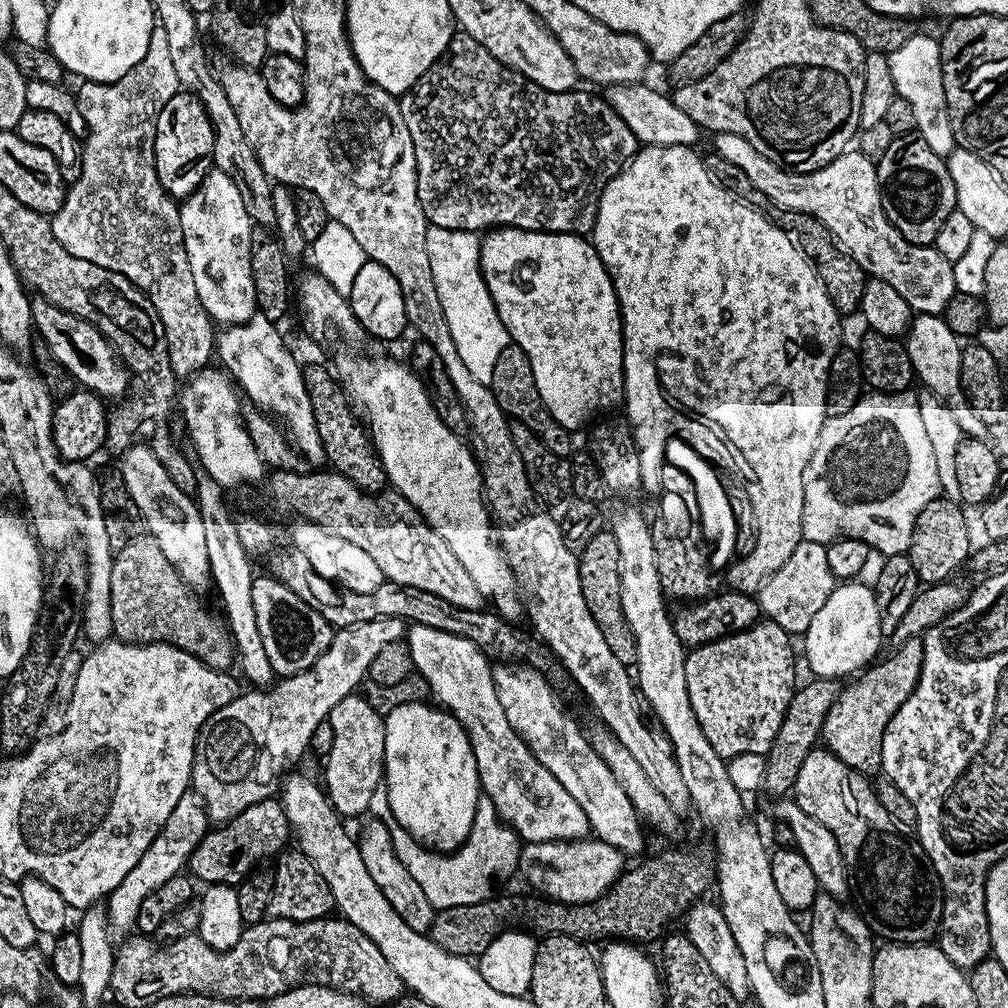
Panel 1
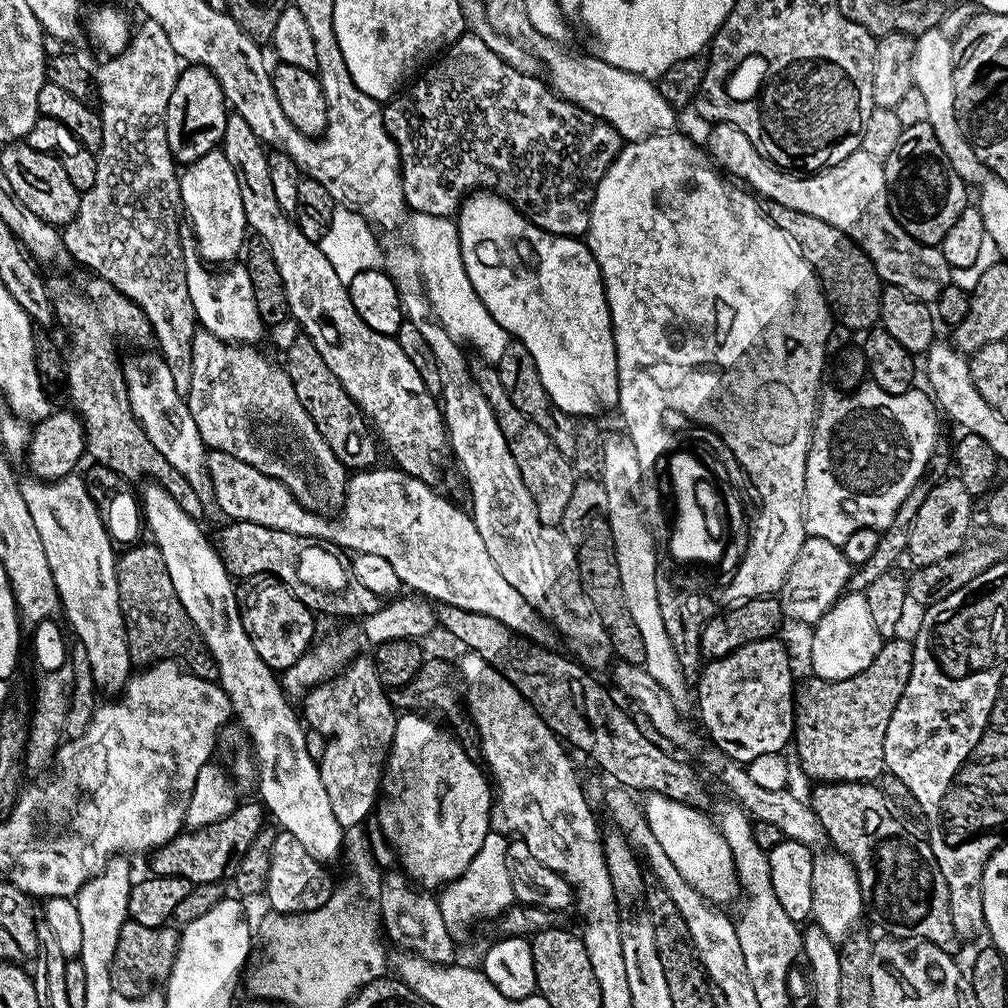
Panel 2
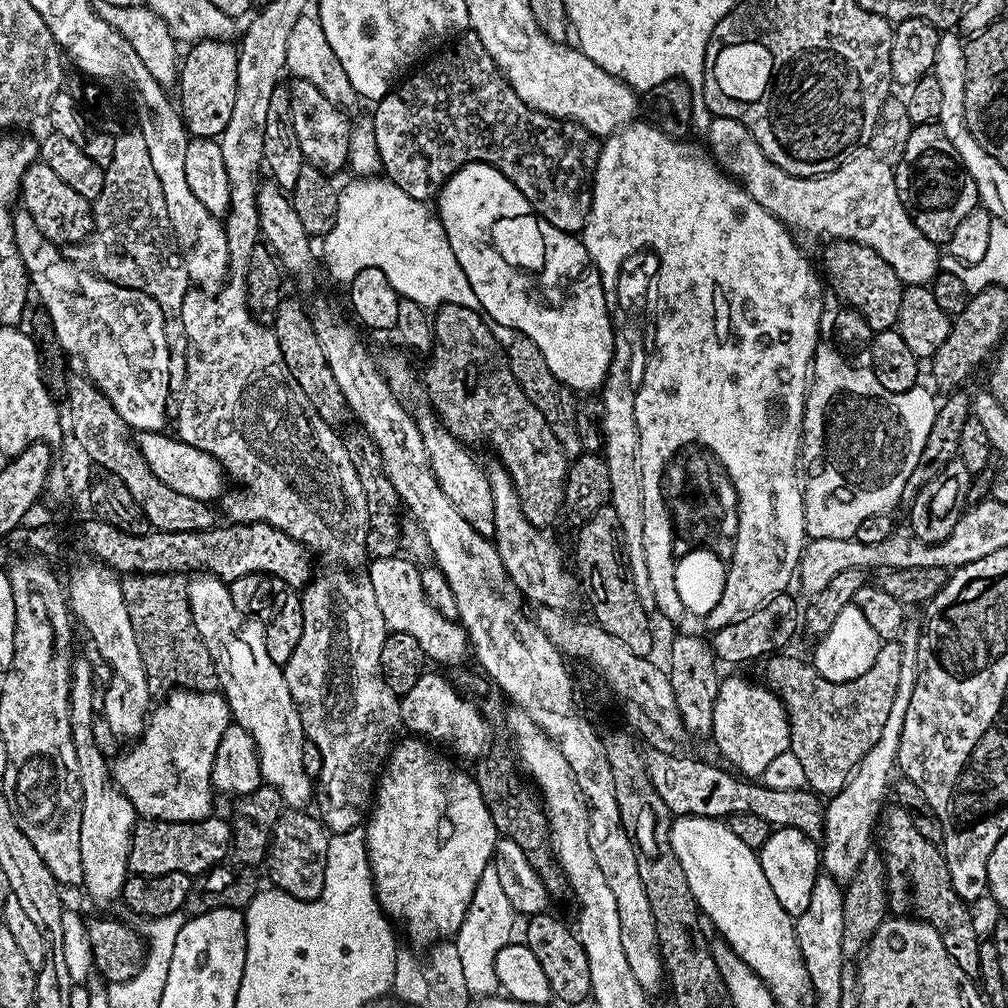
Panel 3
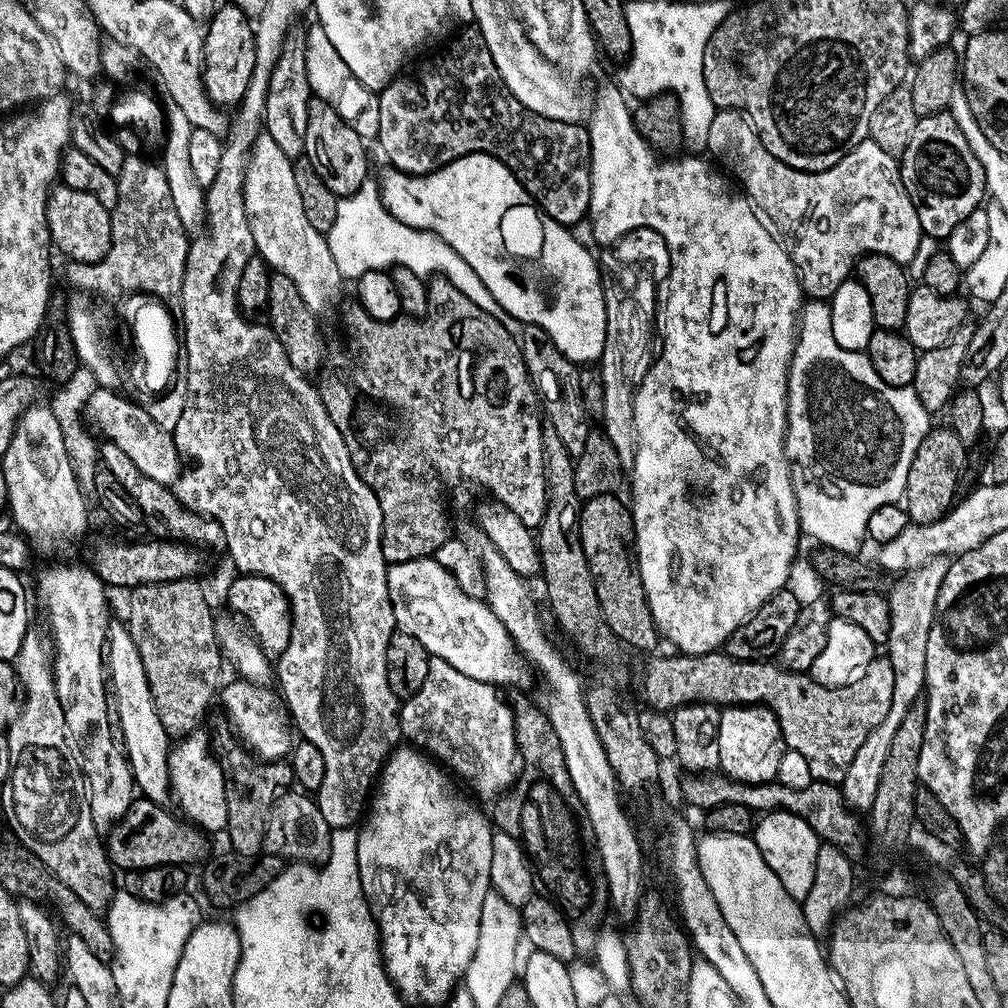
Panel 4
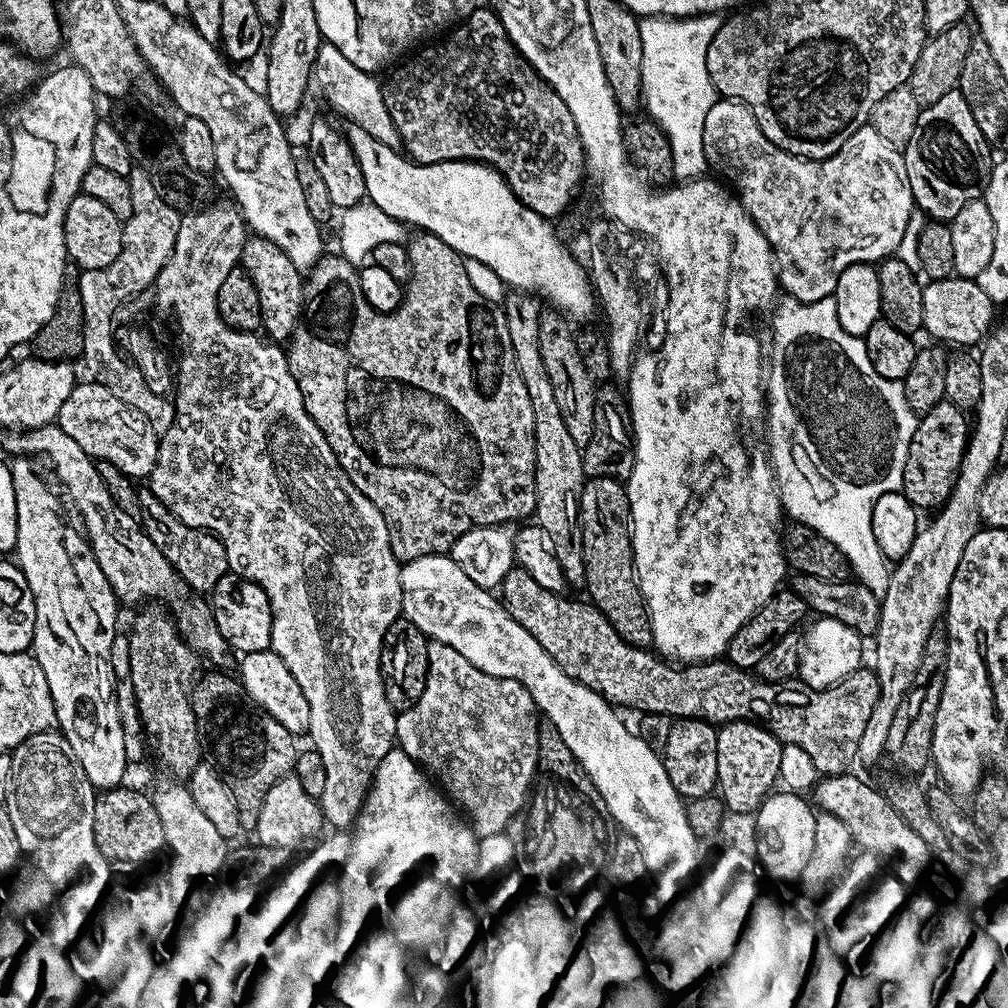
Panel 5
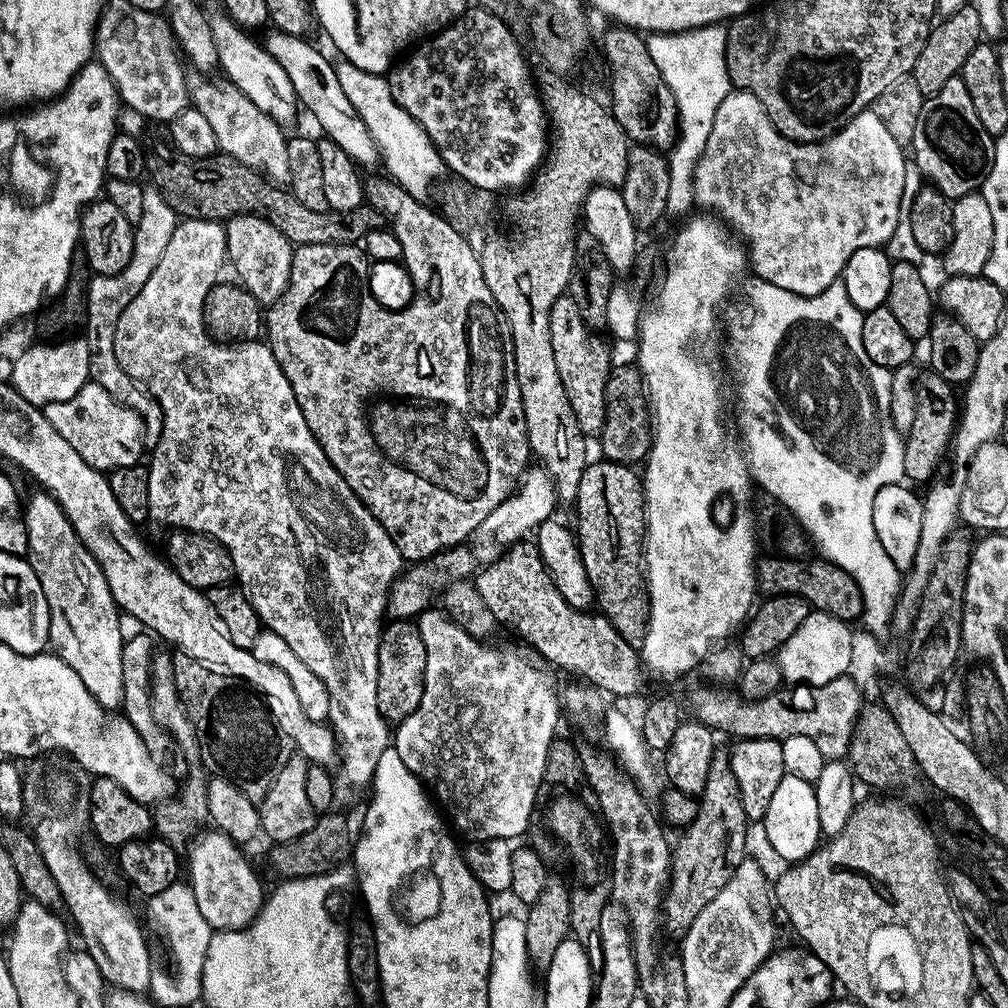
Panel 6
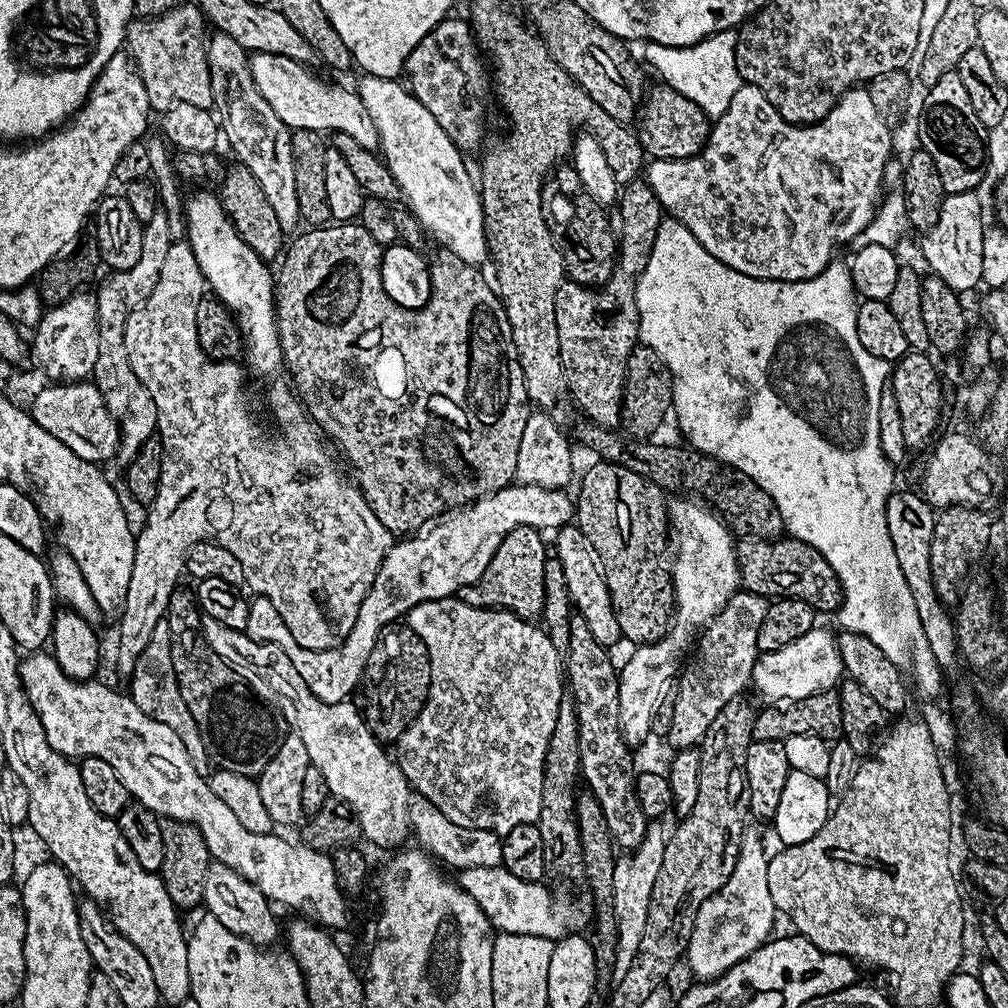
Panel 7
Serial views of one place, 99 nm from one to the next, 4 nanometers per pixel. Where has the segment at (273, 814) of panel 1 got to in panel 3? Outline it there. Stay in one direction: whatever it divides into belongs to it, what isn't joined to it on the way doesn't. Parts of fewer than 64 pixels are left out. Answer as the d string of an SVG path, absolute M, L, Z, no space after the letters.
M219 815L207 816L205 820L189 823L170 822L169 820L141 819L132 832L132 849L128 855L128 871L138 876L161 876L177 873L180 876L197 877L201 872L223 865L229 859L232 846L232 826L227 819L219 820Z

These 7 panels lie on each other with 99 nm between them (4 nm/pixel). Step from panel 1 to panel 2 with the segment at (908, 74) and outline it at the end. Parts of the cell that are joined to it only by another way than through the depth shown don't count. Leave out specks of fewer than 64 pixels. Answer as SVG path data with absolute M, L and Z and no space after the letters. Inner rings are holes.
M931 28L915 37L916 53L912 63L912 82L915 88L922 90L926 98L928 125L934 130L934 138L942 146L950 166L965 182L981 179L982 165L976 158L976 151L966 142L962 130L956 121L956 99L954 98L954 54L953 37L947 36L941 28ZM980 176L980 177L979 177Z

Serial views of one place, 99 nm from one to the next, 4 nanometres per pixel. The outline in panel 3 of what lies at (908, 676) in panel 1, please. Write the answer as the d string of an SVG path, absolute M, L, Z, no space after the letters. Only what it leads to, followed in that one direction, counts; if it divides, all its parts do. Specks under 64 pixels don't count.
M896 642L881 643L878 658L874 658L874 666L866 670L858 678L850 682L830 682L818 674L818 670L807 659L799 660L789 654L773 654L763 661L763 683L771 688L788 712L790 726L790 751L802 762L802 770L806 773L806 785L811 791L824 798L831 798L844 789L844 783L852 775L852 771L860 764L860 759L868 753L870 746L878 742L878 734L882 734L882 726L886 726L886 718L890 714L890 706L894 706L894 694L898 694L898 673L902 668L900 644Z

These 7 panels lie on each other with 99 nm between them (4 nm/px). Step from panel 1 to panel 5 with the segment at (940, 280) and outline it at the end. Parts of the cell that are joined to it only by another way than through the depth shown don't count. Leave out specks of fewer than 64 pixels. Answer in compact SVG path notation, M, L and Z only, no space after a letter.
M720 98L717 99L714 106L710 106L710 114L706 114L706 126L702 134L702 142L704 143L704 153L708 159L709 169L713 173L721 172L721 174L716 174L719 174L731 185L744 211L756 221L757 226L762 230L762 234L770 242L773 257L778 265L779 287L783 291L785 288L788 291L785 293L791 299L801 300L802 302L818 302L822 298L833 295L838 286L838 278L842 274L842 270L846 270L846 266L879 262L891 257L895 253L892 251L903 242L904 235L908 232L908 223L912 220L914 205L910 182L906 178L906 162L904 161L903 151L894 147L890 142L886 142L886 138L882 138L882 134L878 134L878 130L874 130L871 126L860 128L850 138L846 138L846 142L842 146L842 150L838 150L838 154L834 154L825 160L807 160L801 156L792 157L786 150L774 146L774 142L770 142L770 138L766 138L766 134L762 134L762 130L748 105L741 104L738 100Z

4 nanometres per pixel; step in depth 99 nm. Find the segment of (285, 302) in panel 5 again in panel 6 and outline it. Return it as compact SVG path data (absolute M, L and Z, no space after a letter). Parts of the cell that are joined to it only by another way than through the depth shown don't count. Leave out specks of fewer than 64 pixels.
M253 214L230 217L224 224L224 233L228 247L226 260L236 271L235 279L247 292L254 294L261 306L275 304L290 282L293 243L267 218Z

